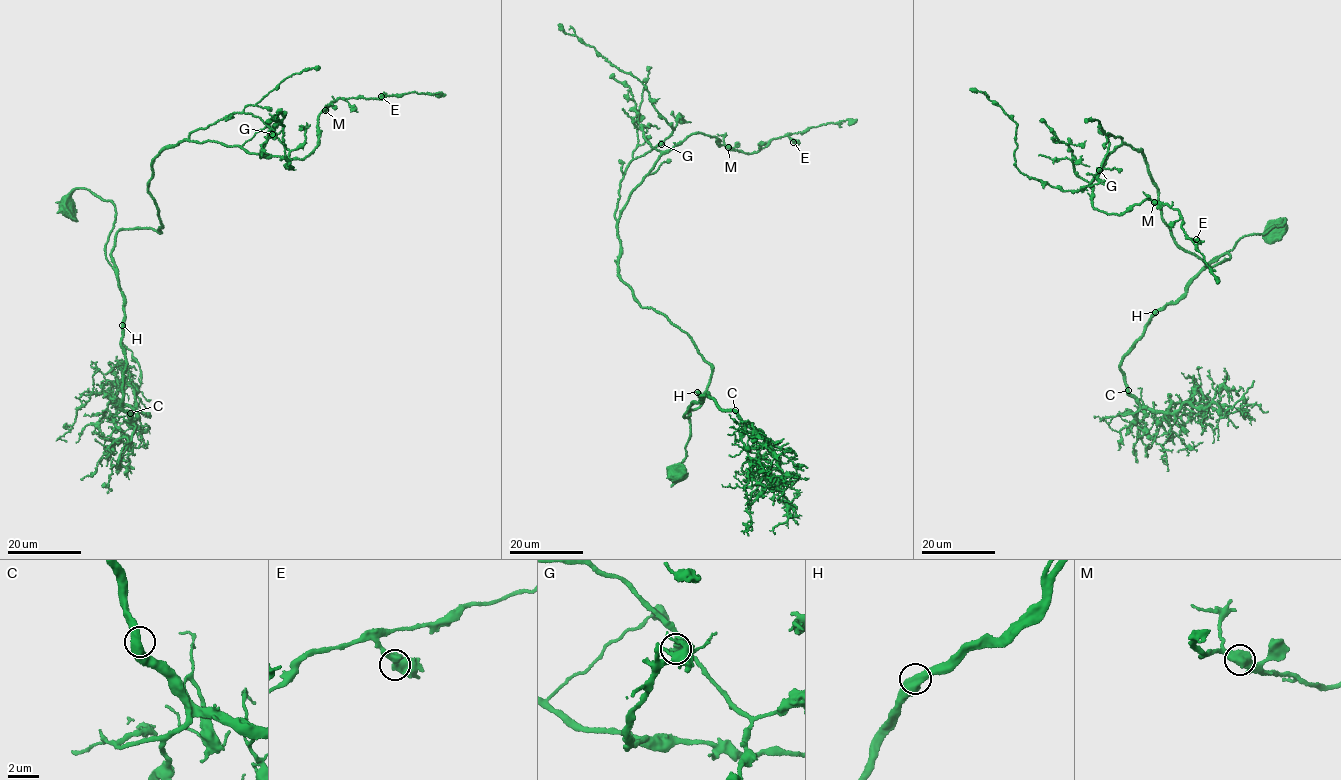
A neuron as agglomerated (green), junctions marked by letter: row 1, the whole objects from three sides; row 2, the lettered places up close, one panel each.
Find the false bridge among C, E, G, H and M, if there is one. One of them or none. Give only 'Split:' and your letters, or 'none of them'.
Split: none of them

